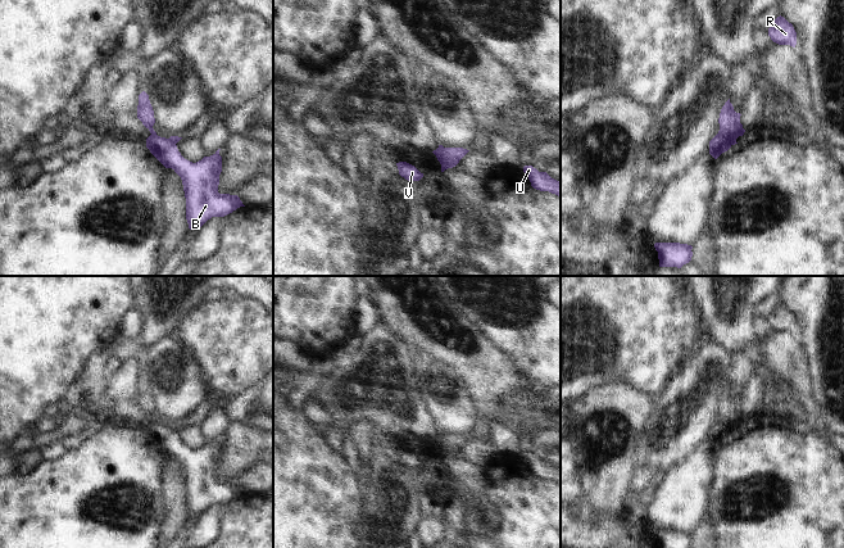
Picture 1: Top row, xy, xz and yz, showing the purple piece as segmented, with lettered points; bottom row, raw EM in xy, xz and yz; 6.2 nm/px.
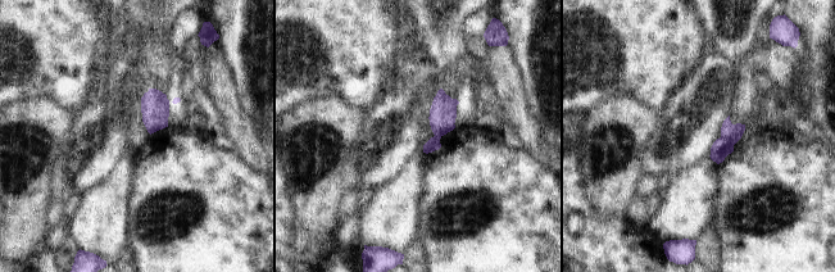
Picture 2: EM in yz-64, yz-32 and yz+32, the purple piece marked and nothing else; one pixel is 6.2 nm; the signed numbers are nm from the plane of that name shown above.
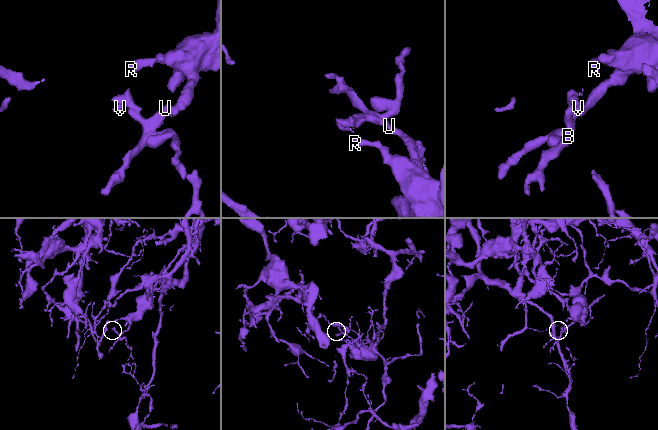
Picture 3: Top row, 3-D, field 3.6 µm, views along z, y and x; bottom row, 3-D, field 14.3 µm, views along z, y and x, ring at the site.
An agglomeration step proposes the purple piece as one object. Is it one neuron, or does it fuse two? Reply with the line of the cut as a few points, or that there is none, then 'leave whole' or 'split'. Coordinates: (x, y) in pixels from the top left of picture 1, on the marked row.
cut yz (718, 132), (731, 144); split

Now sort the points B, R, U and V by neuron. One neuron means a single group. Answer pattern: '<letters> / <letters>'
B R U / V

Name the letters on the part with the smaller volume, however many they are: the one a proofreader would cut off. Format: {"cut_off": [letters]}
{"cut_off": ["V"]}

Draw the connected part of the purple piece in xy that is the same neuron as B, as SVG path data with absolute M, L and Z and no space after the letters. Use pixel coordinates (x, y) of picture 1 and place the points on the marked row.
M156 133L146 139L146 148L165 168L172 168L181 177L190 230L200 228L212 217L224 217L245 207L237 195L218 193L222 172L221 149L192 163L181 155L173 141Z

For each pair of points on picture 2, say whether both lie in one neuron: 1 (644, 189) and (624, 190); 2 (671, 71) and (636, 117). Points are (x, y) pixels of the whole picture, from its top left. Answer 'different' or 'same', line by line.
1: different
2: different

